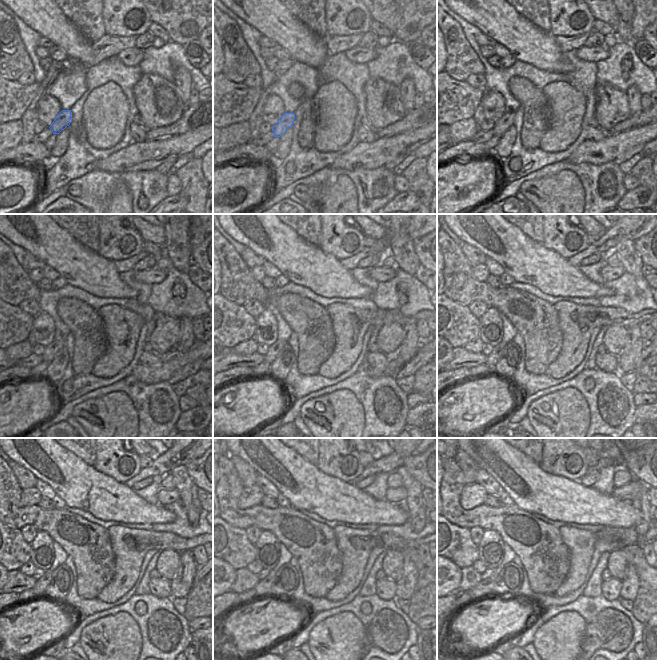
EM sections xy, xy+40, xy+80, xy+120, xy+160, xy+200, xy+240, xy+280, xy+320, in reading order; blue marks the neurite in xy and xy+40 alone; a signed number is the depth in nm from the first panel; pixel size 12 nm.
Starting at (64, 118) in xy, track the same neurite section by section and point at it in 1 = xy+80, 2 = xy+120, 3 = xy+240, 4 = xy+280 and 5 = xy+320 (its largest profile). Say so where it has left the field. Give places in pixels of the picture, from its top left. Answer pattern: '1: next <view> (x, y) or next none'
1: next xy+80 (507, 120)
2: next xy+120 (50, 350)
3: next xy+240 (41, 584)
4: next xy+280 (263, 587)
5: next xy+320 (484, 587)

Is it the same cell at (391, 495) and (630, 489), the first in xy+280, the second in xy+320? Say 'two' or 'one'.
one

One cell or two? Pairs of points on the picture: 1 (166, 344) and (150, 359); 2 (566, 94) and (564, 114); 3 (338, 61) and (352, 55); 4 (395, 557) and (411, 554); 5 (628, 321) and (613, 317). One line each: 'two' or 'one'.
1: two
2: one
3: two
4: two
5: one

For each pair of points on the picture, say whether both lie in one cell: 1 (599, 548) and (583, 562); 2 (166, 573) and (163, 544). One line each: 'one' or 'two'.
1: two
2: two

